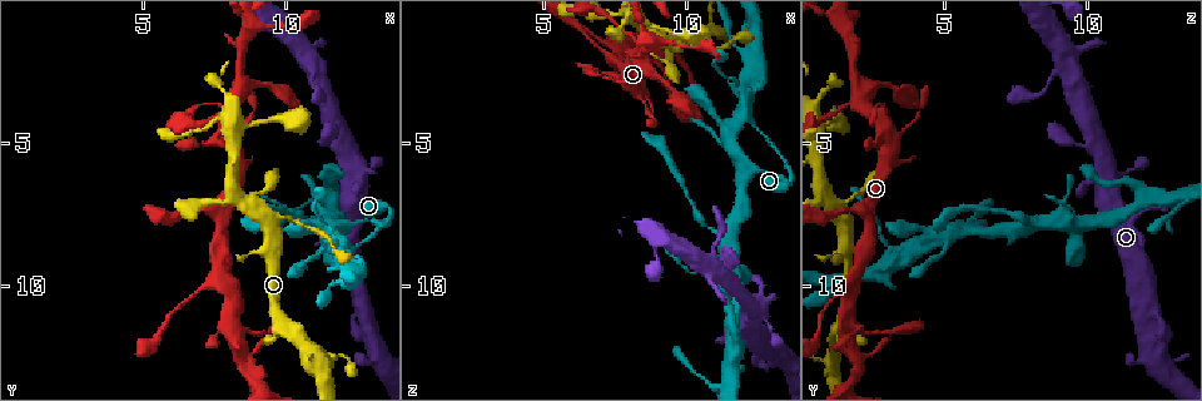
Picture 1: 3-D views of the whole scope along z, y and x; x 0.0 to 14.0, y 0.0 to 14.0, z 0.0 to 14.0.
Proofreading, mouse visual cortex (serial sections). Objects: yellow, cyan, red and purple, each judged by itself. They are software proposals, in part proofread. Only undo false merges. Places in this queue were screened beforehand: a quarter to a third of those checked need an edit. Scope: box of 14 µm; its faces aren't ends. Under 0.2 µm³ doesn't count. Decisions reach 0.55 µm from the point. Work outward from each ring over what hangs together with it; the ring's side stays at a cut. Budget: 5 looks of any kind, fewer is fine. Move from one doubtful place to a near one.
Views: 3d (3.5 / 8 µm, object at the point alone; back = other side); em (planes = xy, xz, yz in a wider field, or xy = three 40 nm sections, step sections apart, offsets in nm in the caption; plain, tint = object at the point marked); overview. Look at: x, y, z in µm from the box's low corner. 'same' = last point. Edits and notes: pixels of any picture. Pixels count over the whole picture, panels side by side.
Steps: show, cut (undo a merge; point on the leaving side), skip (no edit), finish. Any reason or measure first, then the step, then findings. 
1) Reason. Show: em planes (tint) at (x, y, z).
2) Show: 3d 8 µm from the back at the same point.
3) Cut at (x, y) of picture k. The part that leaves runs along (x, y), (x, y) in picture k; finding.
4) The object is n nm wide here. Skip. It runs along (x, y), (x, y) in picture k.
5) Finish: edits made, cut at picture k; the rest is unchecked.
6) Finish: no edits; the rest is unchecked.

A fork. Show: 3d 3.5 µm at (7.8, 9.7, 1.8).

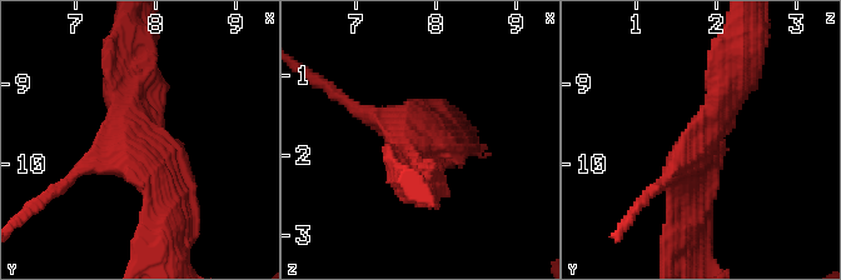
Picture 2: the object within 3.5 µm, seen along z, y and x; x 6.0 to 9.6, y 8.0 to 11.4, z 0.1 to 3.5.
Shape alone is not enough. Show: em xy step 5 (tint) at (7.70, 9.75, 1.75).

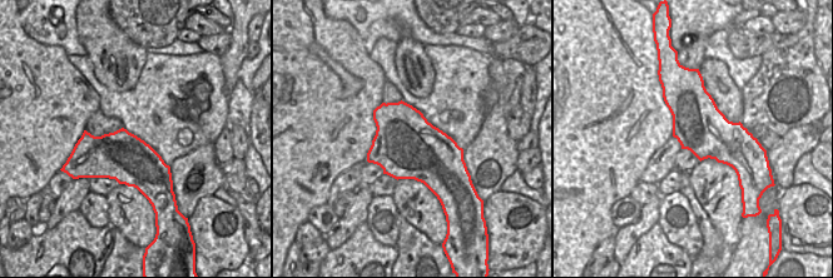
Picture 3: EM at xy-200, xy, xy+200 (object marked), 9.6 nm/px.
Skip. One cell here.

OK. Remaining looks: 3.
Thin arm on a thick one. Show: 3d 8 µm at (11.3, 7.7, 8.2).

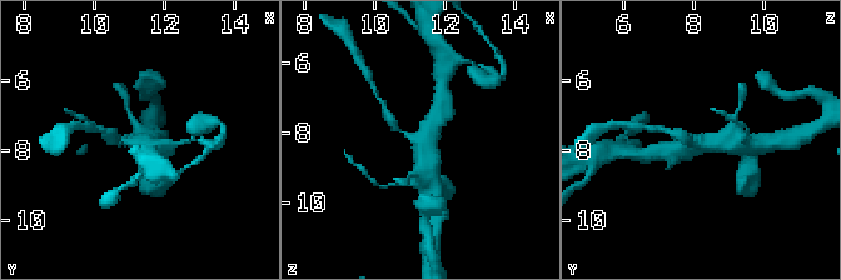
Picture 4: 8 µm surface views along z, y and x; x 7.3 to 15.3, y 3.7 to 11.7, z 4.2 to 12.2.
Closer look. Show: 3d 3.5 µm at (11.2, 7.8, 8.2).

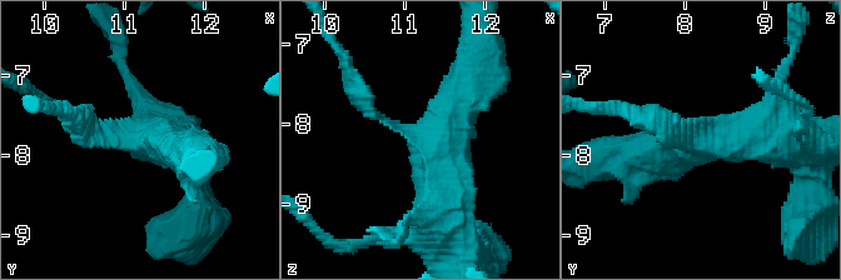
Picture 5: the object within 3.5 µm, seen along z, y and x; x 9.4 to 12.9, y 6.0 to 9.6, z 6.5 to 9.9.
3 arms meet here; the arms are 100, 500, 600 nm wide. Show: em xy step 1 (tint) at (11.25, 7.80, 8.20).

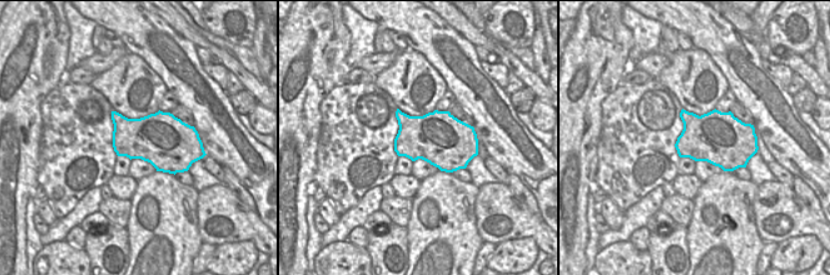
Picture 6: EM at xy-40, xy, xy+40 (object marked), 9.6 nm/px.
Cut at (357, 86) of picture 5. The part that leaves runs along (378, 115), (367, 109), (328, 33) in picture 5; two cells meet here.

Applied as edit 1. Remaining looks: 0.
Finish: edits made, cut at picture 5; the rest is unchecked.

